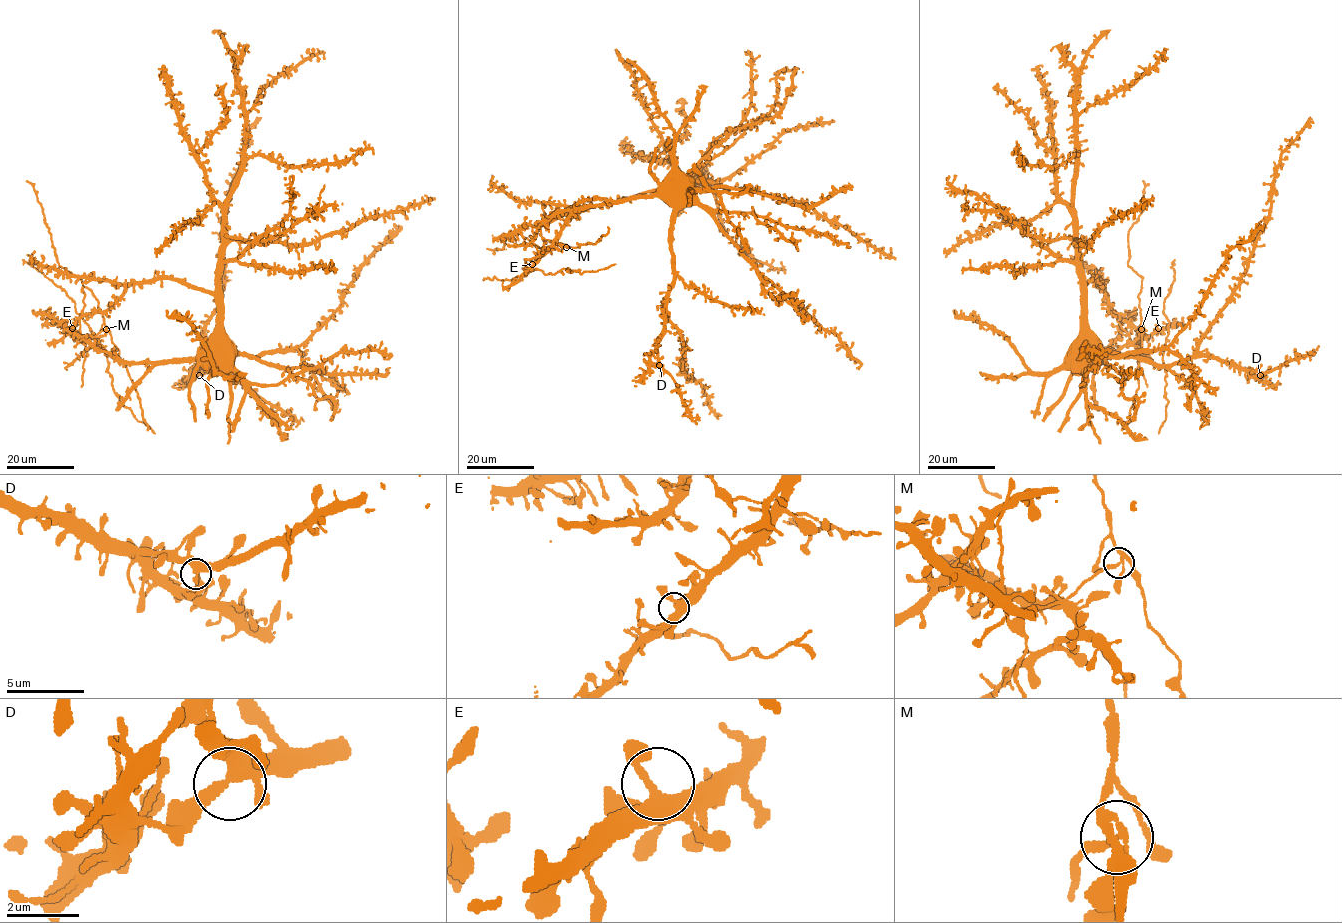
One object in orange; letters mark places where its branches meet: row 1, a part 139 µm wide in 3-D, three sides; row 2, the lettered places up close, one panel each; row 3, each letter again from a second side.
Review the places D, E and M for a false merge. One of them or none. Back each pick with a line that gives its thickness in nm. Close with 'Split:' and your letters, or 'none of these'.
M: 160 nm
Split: M

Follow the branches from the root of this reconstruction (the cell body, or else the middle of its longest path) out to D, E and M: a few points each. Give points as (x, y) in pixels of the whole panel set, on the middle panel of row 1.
D: (676, 176), (681, 177), (681, 204), (672, 231), (674, 283), (666, 300), (665, 324), (658, 346), (659, 365)
E: (676, 176), (672, 176), (663, 189), (649, 195), (632, 195), (576, 209), (559, 238), (532, 264)
M: (676, 176), (672, 176), (663, 189), (649, 195), (632, 195), (576, 209), (557, 241), (566, 247)

